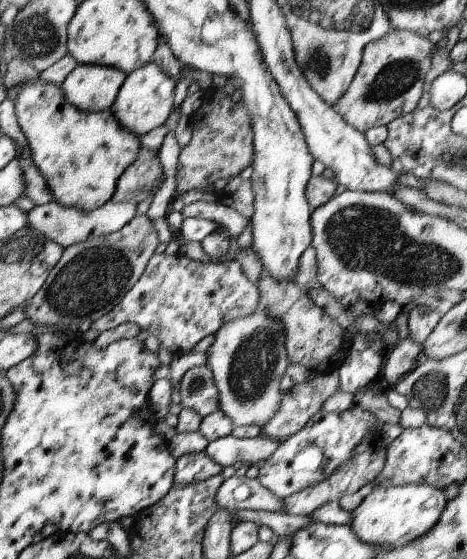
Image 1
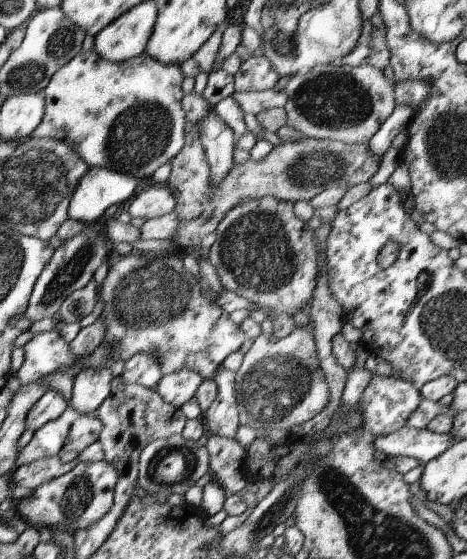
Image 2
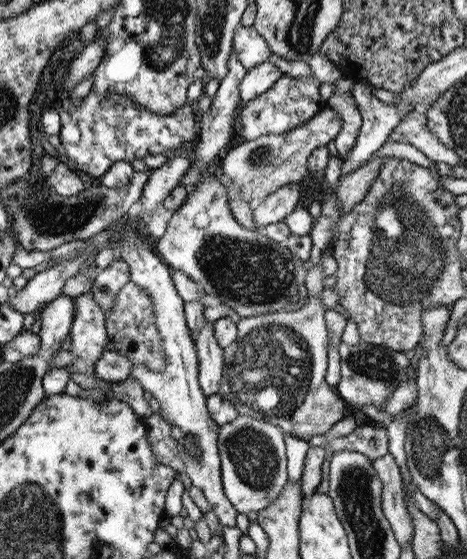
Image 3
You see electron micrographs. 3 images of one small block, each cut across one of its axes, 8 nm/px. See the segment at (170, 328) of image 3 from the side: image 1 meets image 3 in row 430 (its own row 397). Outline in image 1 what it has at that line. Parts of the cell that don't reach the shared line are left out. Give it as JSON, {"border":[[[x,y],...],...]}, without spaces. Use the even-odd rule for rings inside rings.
{"border":[[[209,366],[189,368],[179,382],[181,408],[195,410],[201,418],[219,410],[219,394],[213,384],[213,374]]]}

